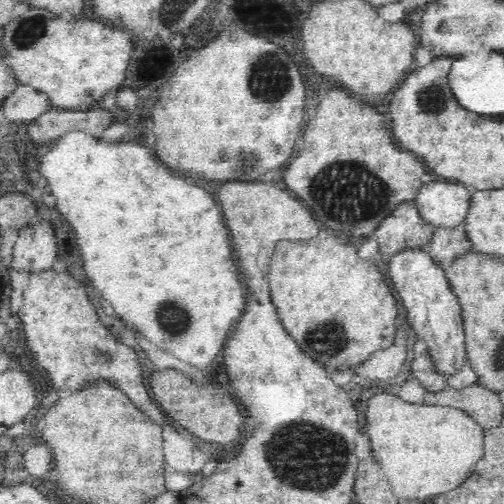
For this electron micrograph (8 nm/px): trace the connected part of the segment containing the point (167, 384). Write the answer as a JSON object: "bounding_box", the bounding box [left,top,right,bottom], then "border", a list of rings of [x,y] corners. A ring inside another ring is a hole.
{"bounding_box":[149,370,244,445],"border":[[[154,370],[149,379],[149,391],[165,414],[188,436],[206,443],[228,445],[240,436],[238,428],[244,420],[242,410],[232,399],[227,386],[212,386],[207,377],[204,380],[206,384],[197,386],[190,377],[178,370]]]}

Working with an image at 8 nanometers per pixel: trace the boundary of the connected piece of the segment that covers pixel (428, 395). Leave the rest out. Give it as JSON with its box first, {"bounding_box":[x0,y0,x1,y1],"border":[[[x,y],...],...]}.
{"bounding_box":[424,381,502,428],"border":[[[479,381],[462,390],[449,387],[438,392],[424,392],[424,403],[432,406],[454,406],[466,411],[482,428],[498,426],[502,419],[502,403],[498,392],[482,386]]]}

